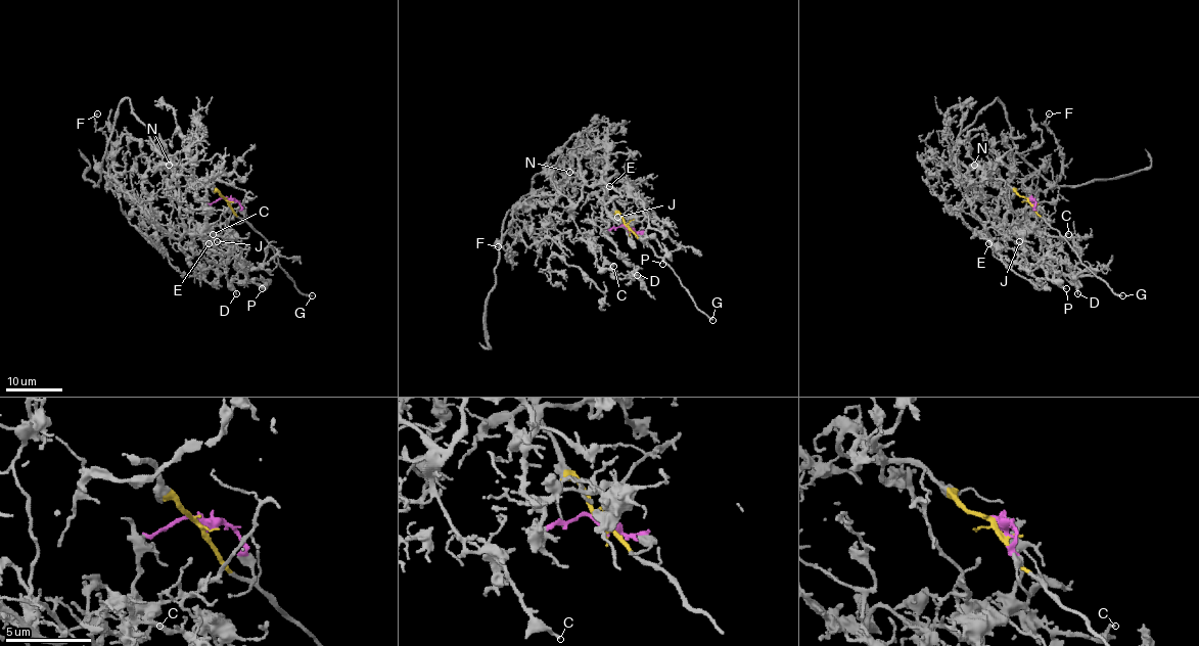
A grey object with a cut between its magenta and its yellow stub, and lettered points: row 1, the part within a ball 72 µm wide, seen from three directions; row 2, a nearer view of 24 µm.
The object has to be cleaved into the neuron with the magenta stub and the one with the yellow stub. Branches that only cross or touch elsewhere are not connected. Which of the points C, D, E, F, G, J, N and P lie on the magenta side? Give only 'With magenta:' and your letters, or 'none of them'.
With magenta: C, D, E, F, J, N, P

